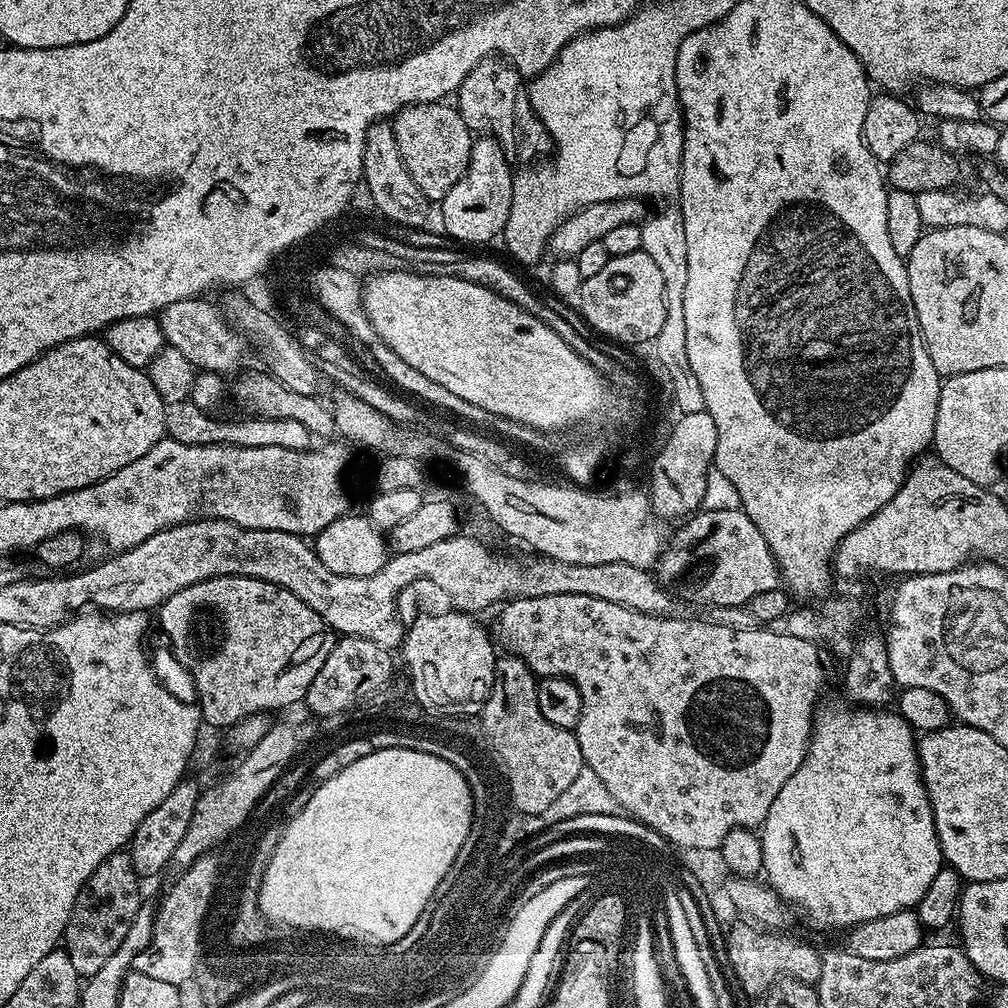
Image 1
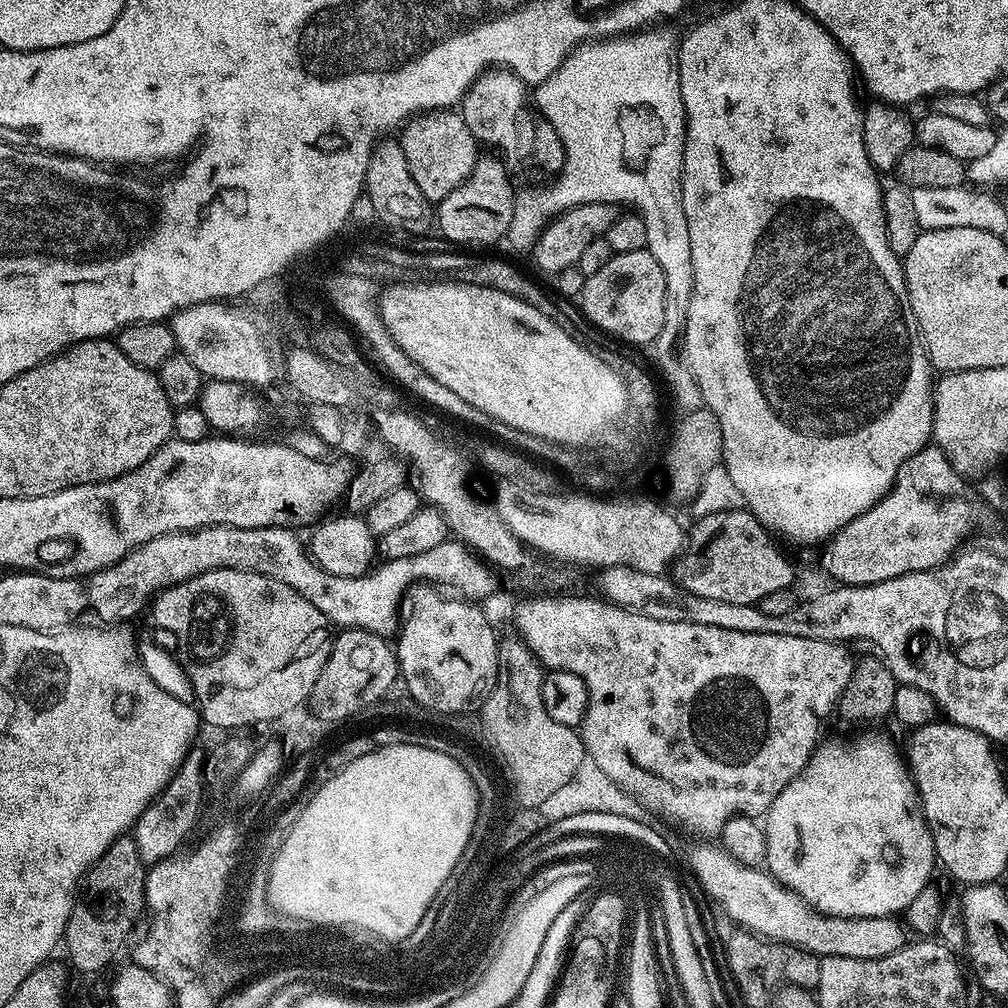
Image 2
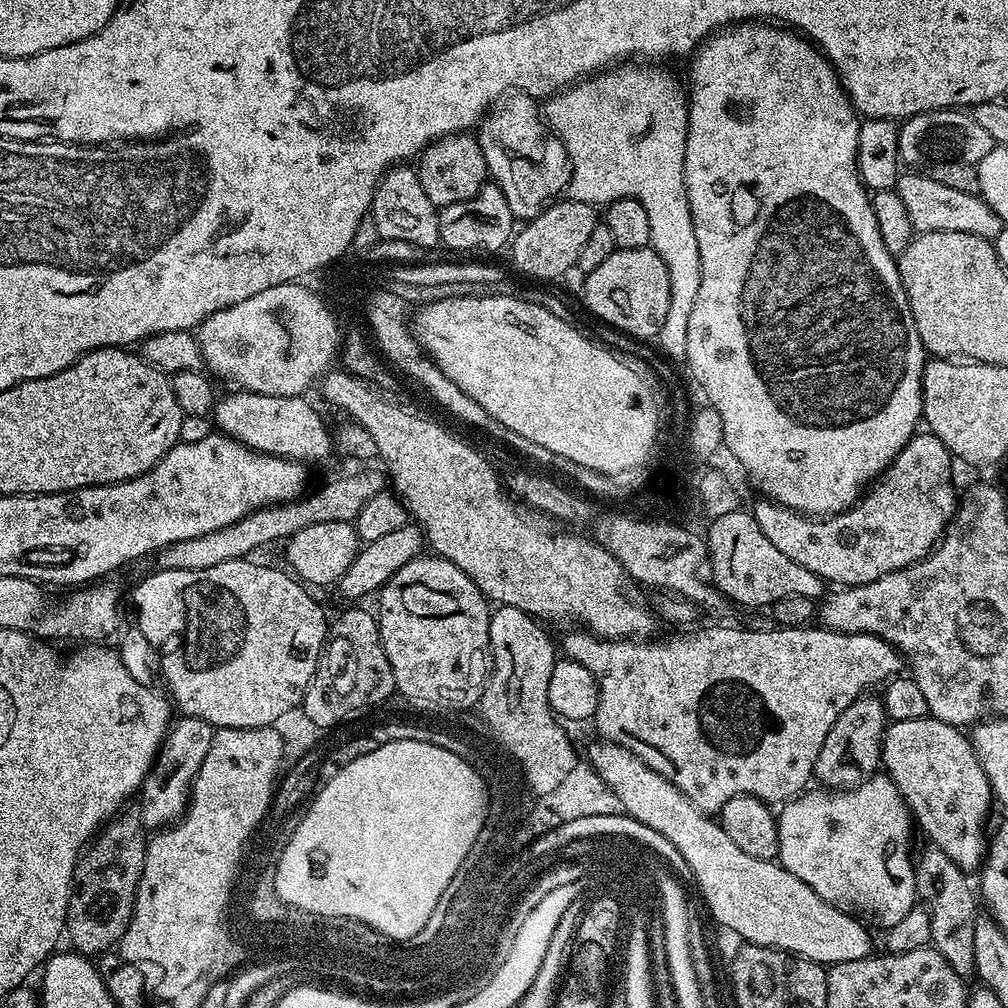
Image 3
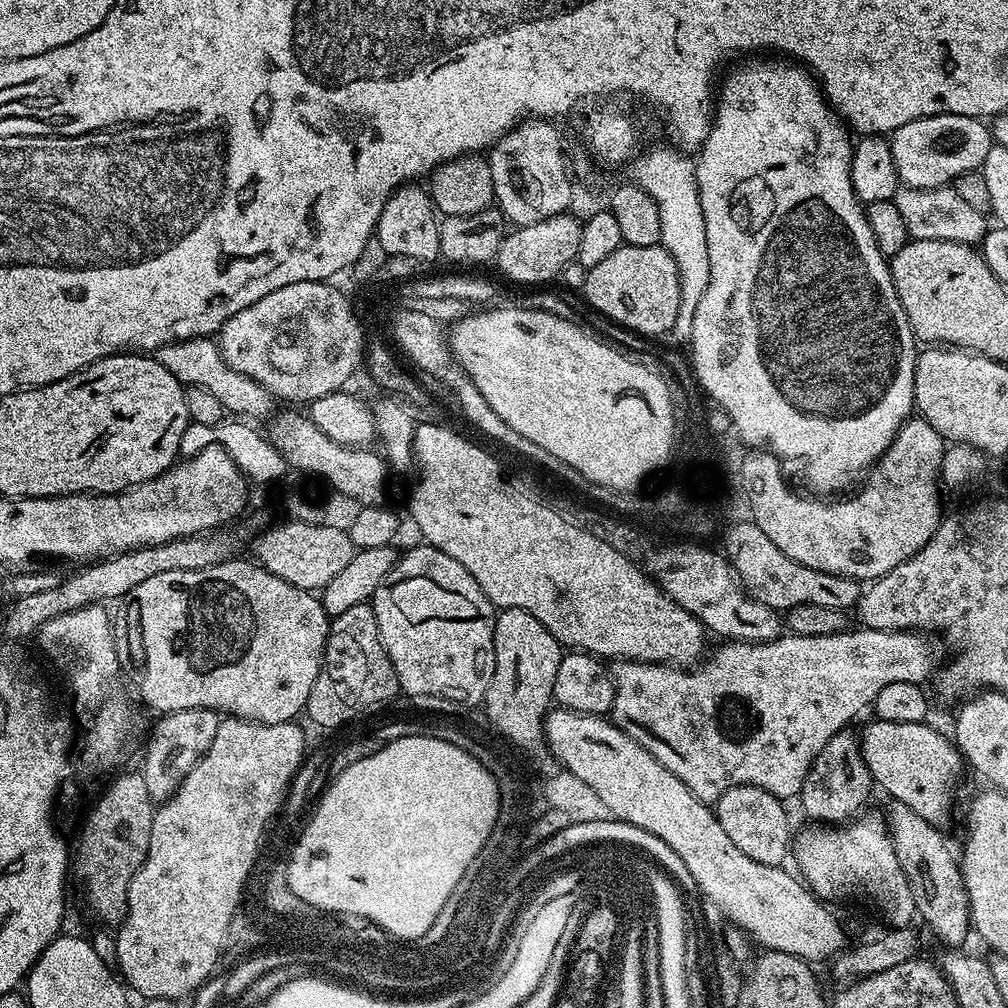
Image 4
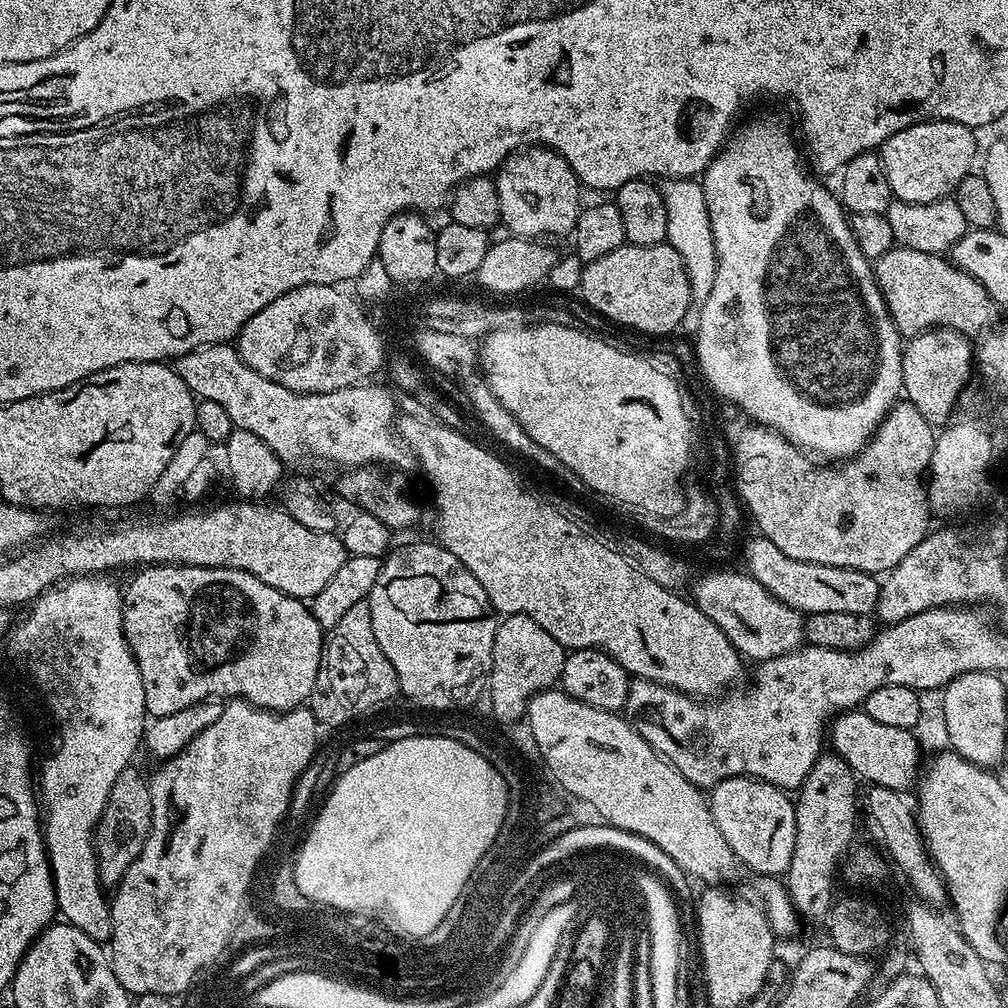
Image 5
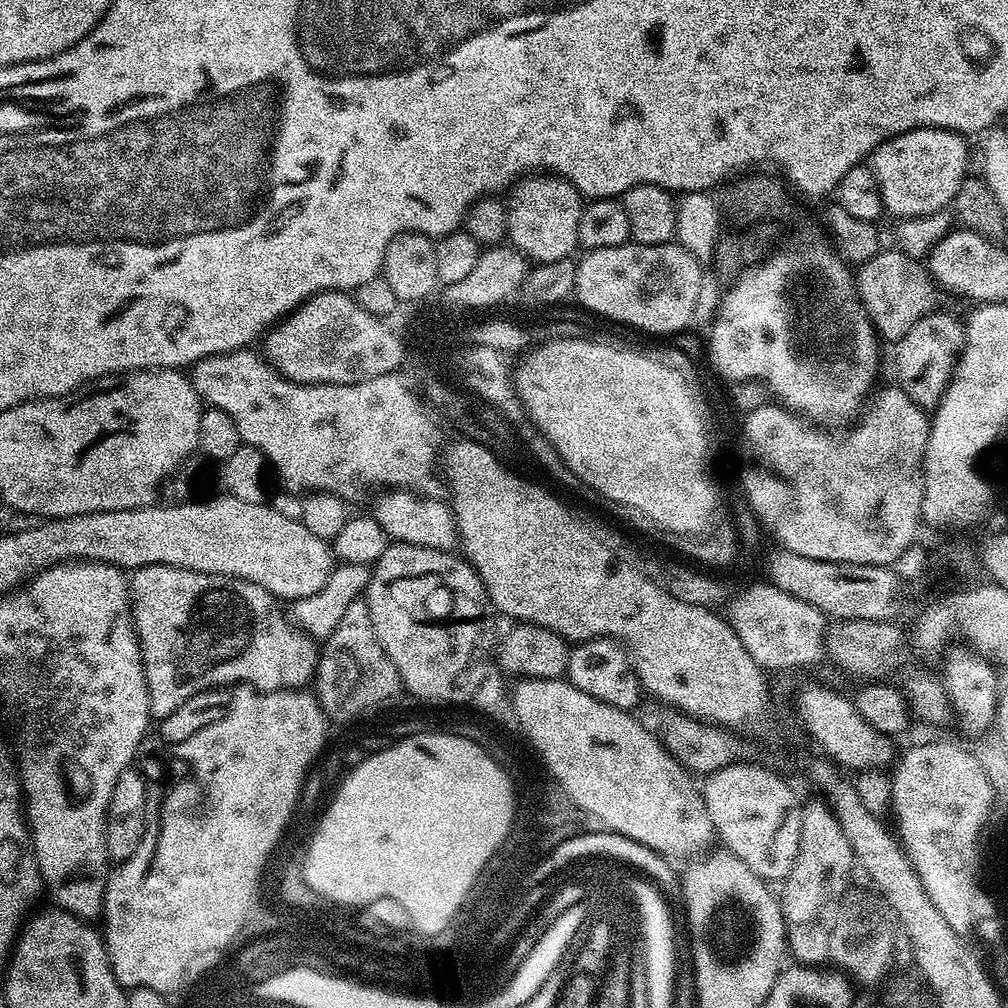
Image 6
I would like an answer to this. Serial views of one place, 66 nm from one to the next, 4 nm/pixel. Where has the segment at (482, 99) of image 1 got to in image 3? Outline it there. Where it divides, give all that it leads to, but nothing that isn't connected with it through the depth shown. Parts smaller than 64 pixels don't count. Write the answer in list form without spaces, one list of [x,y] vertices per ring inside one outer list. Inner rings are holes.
[[[505,95],[485,112],[478,125],[480,149],[486,158],[491,183],[497,184],[502,194],[506,194],[512,215],[520,222],[535,219],[567,189],[571,178],[571,162],[566,146],[550,130],[536,104],[531,96]]]

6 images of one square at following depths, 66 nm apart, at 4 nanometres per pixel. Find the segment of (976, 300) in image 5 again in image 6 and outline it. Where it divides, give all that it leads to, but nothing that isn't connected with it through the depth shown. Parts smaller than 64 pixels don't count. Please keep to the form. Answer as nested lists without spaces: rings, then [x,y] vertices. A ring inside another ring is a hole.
[[[899,250],[880,251],[874,258],[859,265],[855,278],[860,303],[877,333],[889,342],[901,340],[914,322],[918,322],[927,312],[937,311],[939,304],[936,303],[942,295],[936,281],[928,275],[927,267],[919,259],[912,259]]]

